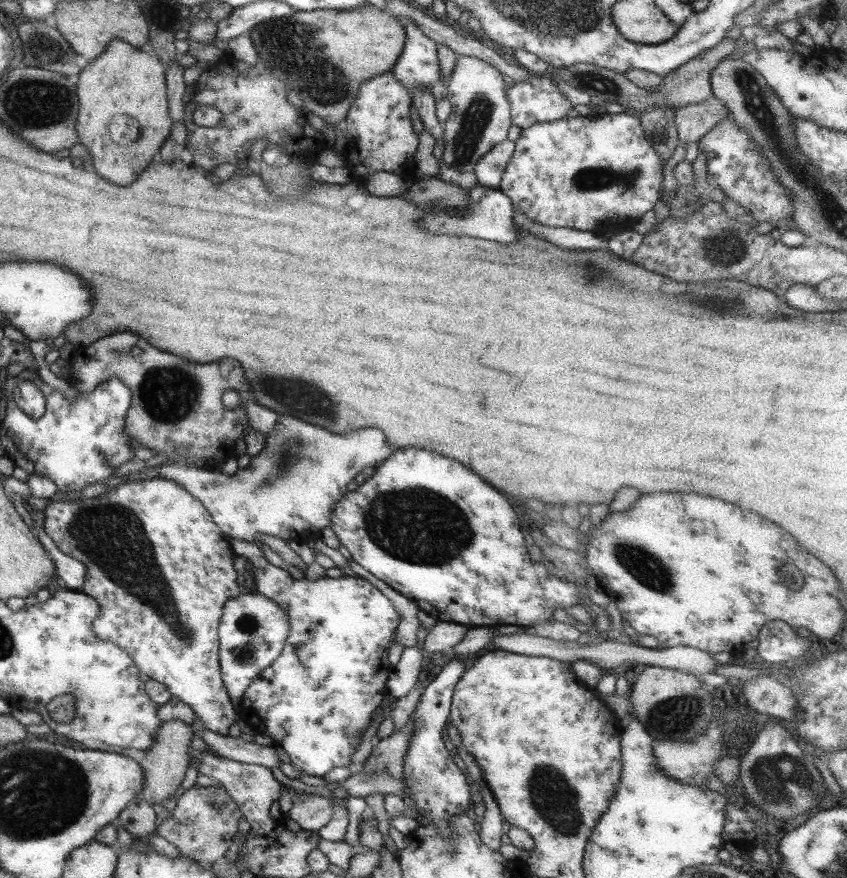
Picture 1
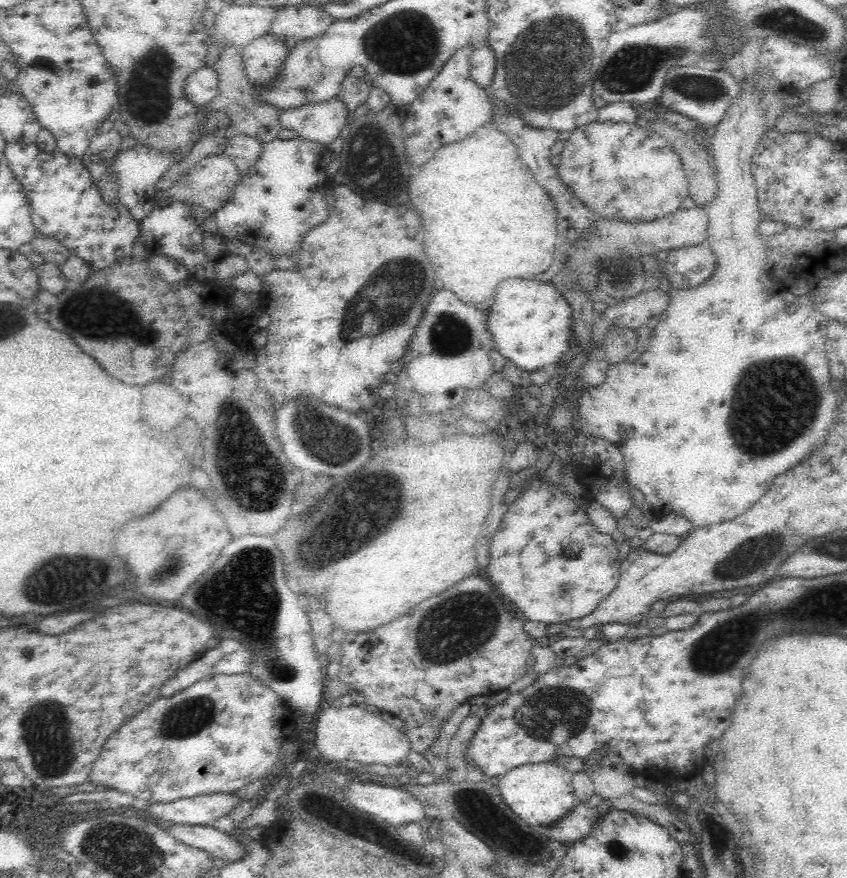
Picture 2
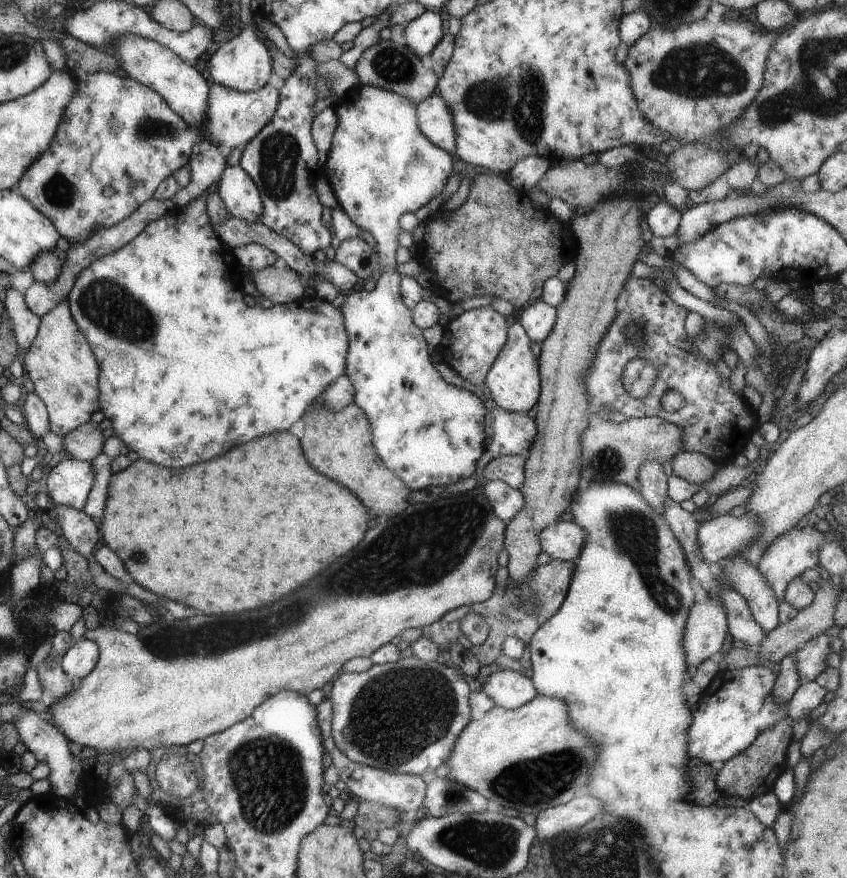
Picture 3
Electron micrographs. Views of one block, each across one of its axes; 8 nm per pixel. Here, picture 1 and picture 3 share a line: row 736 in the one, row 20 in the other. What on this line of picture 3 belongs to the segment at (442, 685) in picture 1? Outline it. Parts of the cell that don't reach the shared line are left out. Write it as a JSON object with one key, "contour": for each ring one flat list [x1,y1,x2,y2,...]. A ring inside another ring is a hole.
{"contour":[[425,9,406,22,403,29,406,45,419,57,426,57,443,36,443,22,437,12]]}

